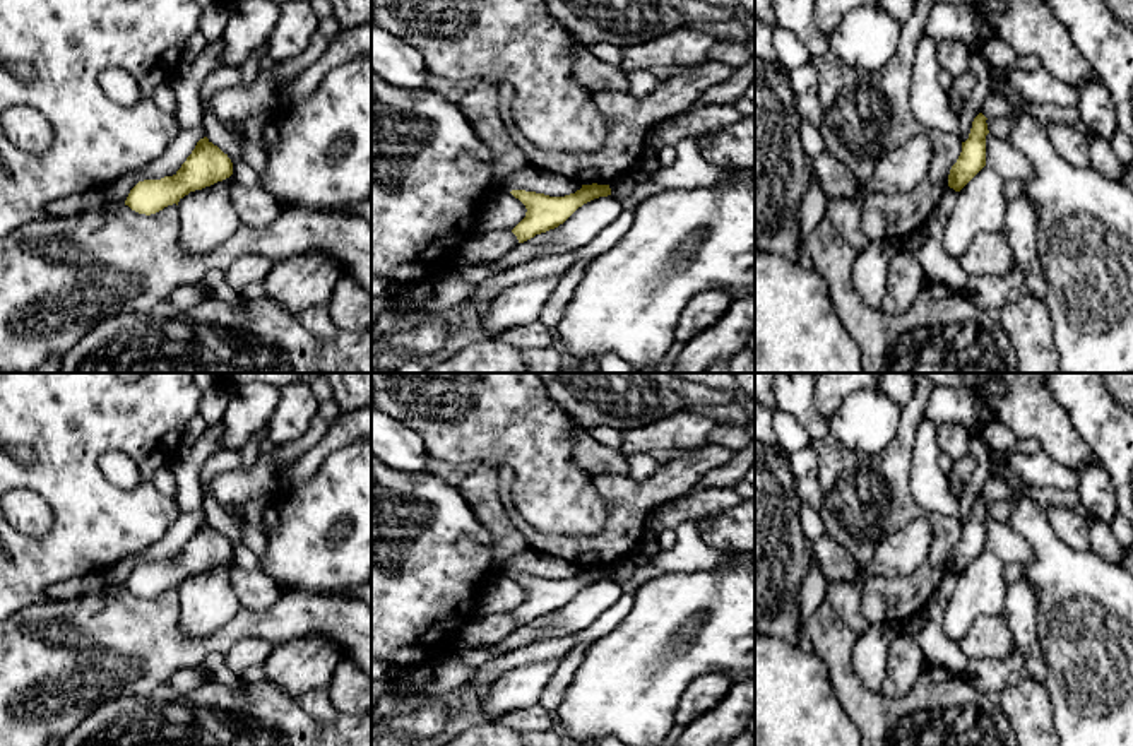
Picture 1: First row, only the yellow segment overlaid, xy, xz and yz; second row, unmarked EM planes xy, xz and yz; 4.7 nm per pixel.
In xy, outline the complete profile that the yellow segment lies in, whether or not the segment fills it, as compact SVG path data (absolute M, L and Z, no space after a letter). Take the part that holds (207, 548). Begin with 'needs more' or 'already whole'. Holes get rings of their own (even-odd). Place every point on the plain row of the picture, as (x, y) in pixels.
already whole | M207 520L200 522L173 560L139 565L128 577L125 589L139 597L156 597L173 589L190 575L202 573L233 558L233 546Z

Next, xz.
already whole | M597 566L582 568L580 573L565 580L549 580L525 573L512 573L510 577L527 592L525 601L512 613L519 626L524 626L536 618L558 611L584 587L611 578L611 571Z

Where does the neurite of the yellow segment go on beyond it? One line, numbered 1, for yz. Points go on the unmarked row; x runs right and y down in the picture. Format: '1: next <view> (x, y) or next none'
1: next none

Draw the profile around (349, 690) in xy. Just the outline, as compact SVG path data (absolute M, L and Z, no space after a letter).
M347 659L334 669L327 693L337 713L371 710L371 676Z

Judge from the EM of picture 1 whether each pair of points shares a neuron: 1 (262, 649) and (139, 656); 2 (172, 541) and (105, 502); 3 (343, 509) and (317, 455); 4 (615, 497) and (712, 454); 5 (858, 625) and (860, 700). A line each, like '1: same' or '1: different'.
1: different
2: different
3: different
4: same
5: different

